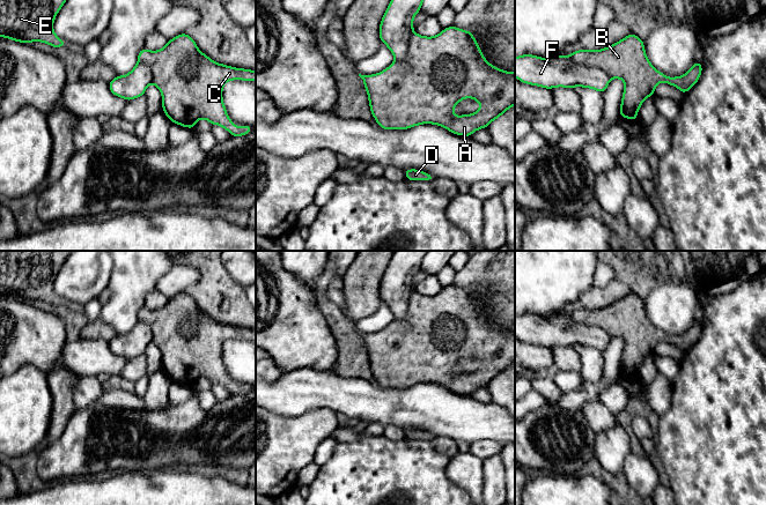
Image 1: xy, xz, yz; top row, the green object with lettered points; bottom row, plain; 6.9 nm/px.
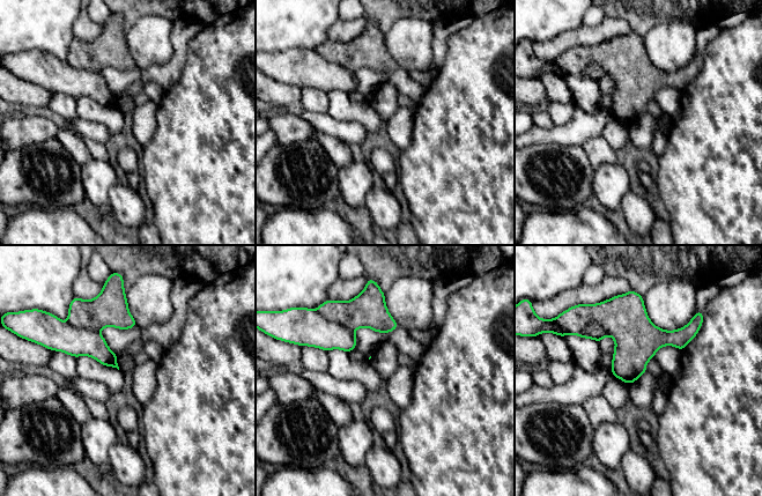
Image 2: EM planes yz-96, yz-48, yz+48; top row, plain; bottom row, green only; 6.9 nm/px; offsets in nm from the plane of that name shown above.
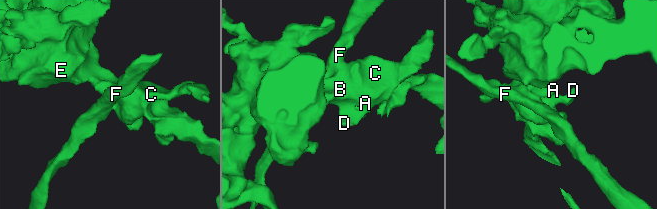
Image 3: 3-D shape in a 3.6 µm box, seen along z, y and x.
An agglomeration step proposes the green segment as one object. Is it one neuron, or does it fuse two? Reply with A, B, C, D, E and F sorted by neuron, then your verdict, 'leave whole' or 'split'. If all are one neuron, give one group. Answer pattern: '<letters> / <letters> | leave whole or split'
A B C D E F | leave whole

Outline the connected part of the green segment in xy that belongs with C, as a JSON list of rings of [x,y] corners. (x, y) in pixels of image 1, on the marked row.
[[[183,32],[169,39],[159,51],[143,47],[138,53],[134,68],[126,75],[117,75],[109,82],[109,89],[115,96],[132,101],[143,96],[147,87],[154,83],[162,95],[162,110],[171,122],[194,129],[199,119],[206,119],[227,129],[231,136],[243,136],[252,132],[253,127],[234,126],[222,98],[224,83],[233,80],[256,81],[256,70],[215,62],[198,49],[191,36]]]

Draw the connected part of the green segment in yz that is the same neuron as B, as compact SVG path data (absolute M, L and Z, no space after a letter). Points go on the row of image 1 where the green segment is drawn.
M631 32L621 40L602 50L577 50L570 55L551 55L540 58L533 54L515 57L515 77L523 83L552 89L557 87L570 88L583 87L595 89L603 94L611 79L621 79L625 83L620 104L623 118L638 120L638 111L647 97L655 96L654 90L661 82L678 88L686 94L700 79L702 64L695 62L682 76L669 77L658 72L648 60L645 52L645 43Z

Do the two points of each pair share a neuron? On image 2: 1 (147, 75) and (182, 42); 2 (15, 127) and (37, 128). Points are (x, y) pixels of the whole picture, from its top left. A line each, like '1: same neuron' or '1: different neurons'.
1: same neuron
2: same neuron

